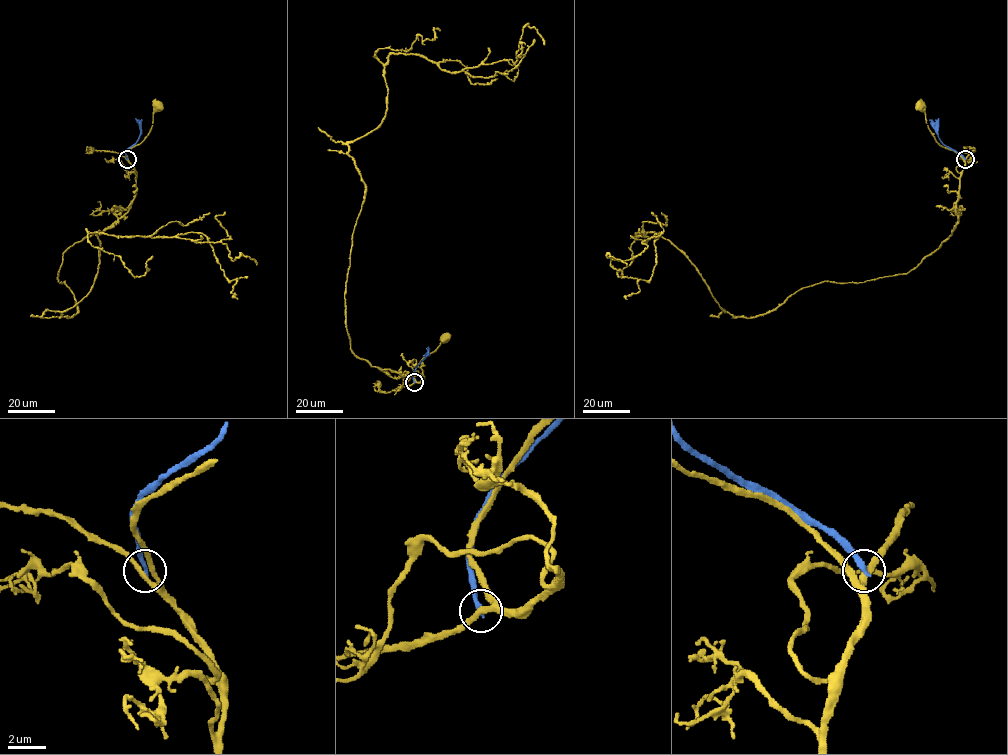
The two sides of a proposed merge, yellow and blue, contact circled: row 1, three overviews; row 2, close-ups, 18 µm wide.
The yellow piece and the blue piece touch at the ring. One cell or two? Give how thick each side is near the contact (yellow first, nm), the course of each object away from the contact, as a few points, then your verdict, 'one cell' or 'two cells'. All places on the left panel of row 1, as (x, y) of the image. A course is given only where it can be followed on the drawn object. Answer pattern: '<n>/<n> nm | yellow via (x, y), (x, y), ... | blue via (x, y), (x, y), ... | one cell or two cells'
260/240 nm | yellow via (126, 159), (126, 152), (147, 135), (158, 106) | blue via (127, 159), (126, 151), (140, 136), (140, 124), (136, 118) | two cells

